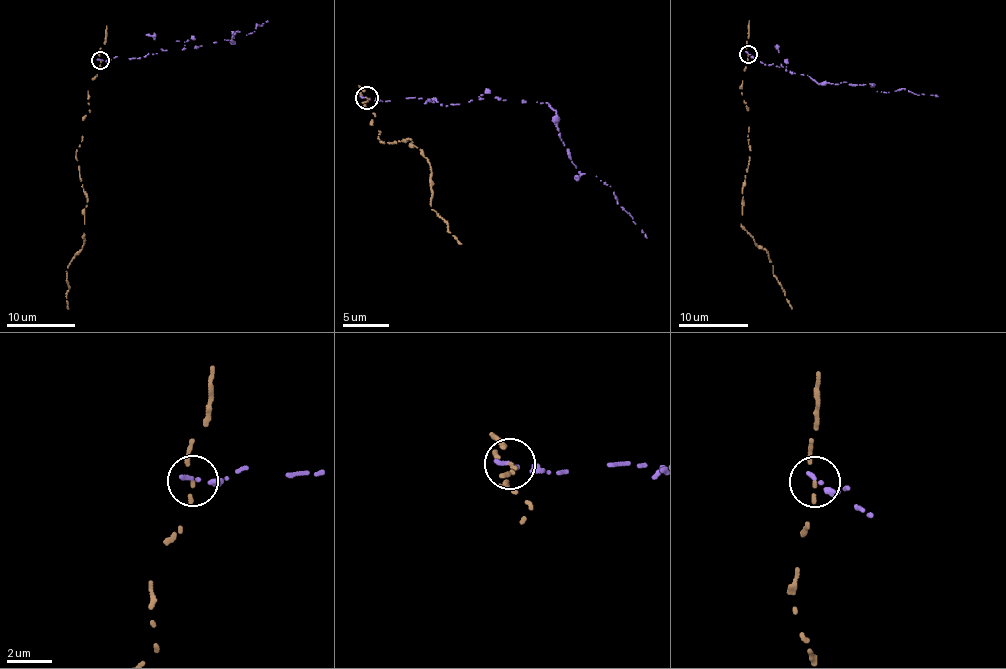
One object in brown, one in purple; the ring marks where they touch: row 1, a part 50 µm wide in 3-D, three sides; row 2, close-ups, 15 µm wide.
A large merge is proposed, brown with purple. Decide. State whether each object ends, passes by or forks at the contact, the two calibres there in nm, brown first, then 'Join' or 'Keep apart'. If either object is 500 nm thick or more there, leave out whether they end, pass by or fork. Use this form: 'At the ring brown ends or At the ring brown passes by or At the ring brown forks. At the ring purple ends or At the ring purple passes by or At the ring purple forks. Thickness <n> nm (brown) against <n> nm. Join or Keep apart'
At the ring brown ends. At the ring purple ends. Thickness 130 nm (brown) against 190 nm. Keep apart

